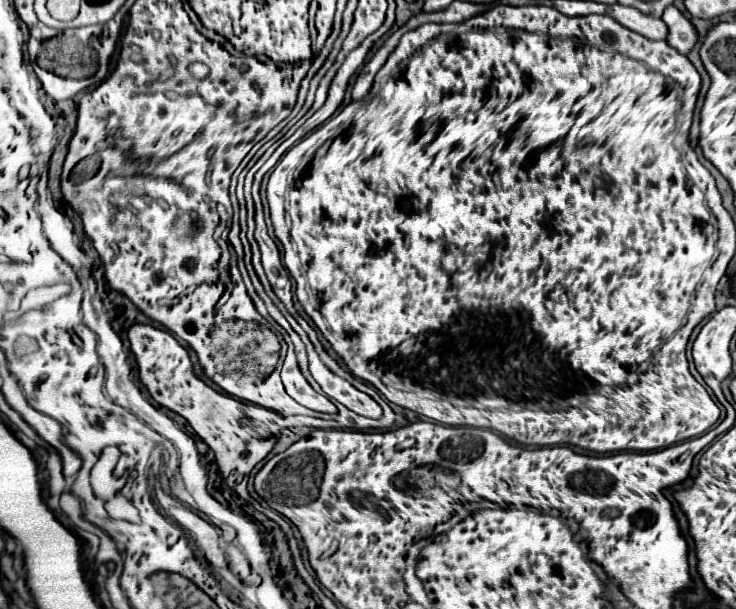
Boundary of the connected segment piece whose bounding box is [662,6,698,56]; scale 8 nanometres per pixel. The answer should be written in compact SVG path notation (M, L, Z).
M668 6L662 16L664 24L668 24L668 44L676 48L680 54L688 54L690 48L696 44L696 30L694 26L684 18L684 14L676 6Z

